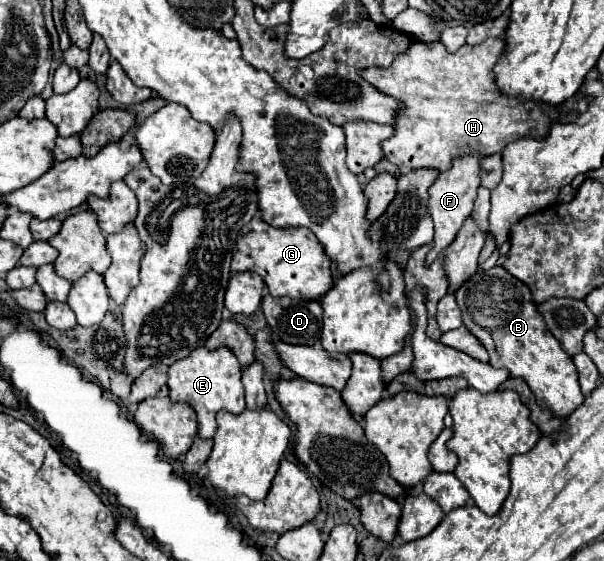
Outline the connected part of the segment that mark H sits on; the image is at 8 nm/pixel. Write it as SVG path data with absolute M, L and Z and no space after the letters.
M503 39L463 45L455 53L449 53L441 41L415 41L409 51L397 55L389 67L367 67L359 71L365 81L403 105L395 115L395 133L381 143L385 159L403 171L435 169L441 173L451 167L453 159L469 155L471 151L487 157L523 137L543 139L549 133L551 109L537 101L503 97L497 91L491 69L503 49Z

